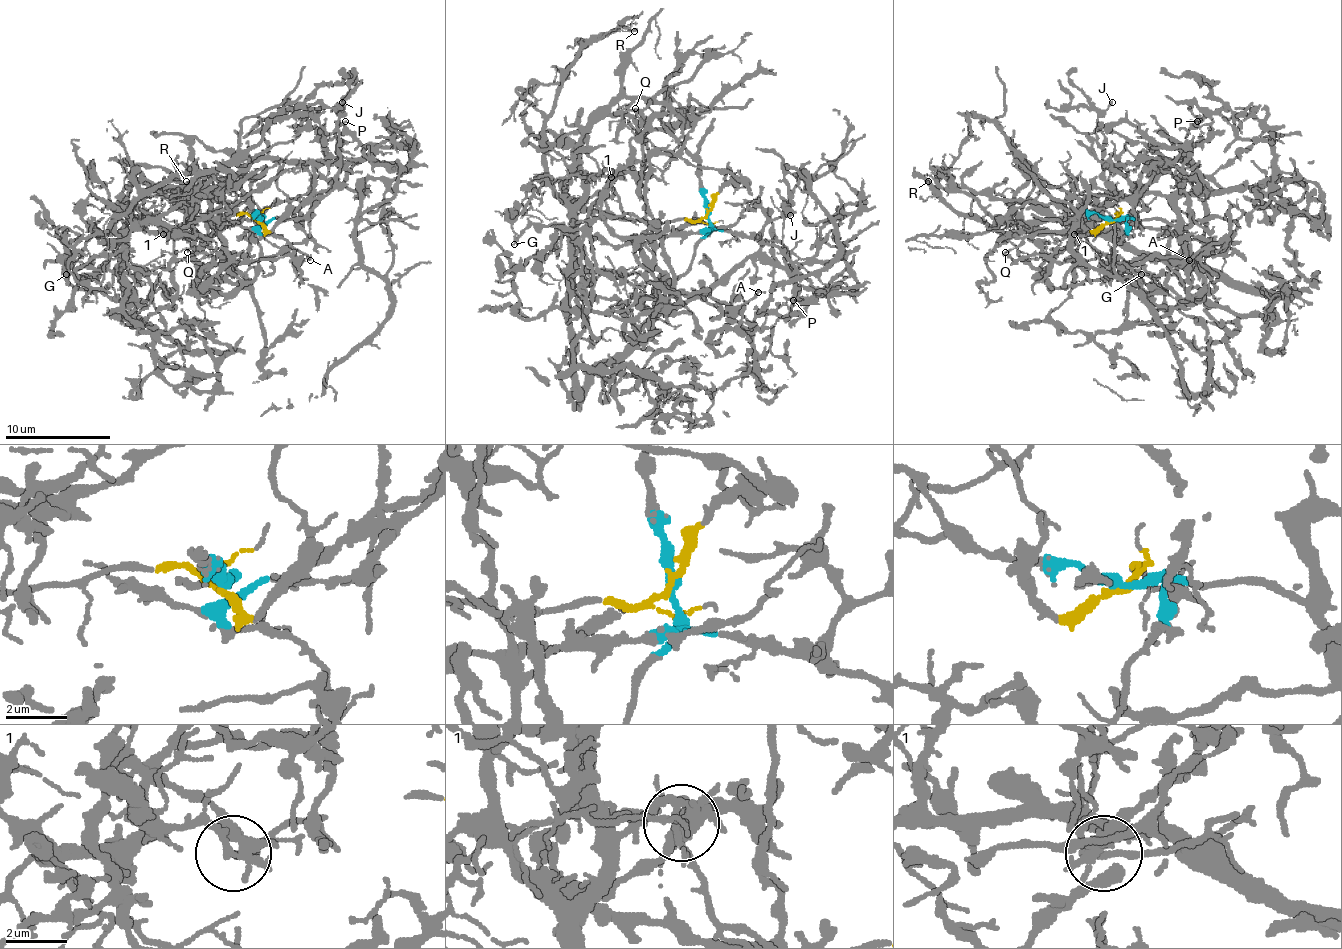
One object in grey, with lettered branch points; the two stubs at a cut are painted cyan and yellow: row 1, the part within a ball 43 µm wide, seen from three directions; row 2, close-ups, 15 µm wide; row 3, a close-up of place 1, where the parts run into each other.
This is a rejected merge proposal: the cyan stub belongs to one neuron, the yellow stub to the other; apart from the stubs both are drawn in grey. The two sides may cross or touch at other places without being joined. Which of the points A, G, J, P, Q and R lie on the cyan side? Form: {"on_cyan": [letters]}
{"on_cyan": ["A", "J", "P", "Q"]}

